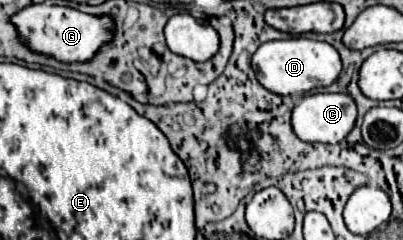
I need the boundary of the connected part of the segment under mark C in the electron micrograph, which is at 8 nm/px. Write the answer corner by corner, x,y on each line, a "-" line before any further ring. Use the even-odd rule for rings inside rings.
310,94
304,96
292,110
294,134
304,142
342,142
356,122
356,104
346,94

